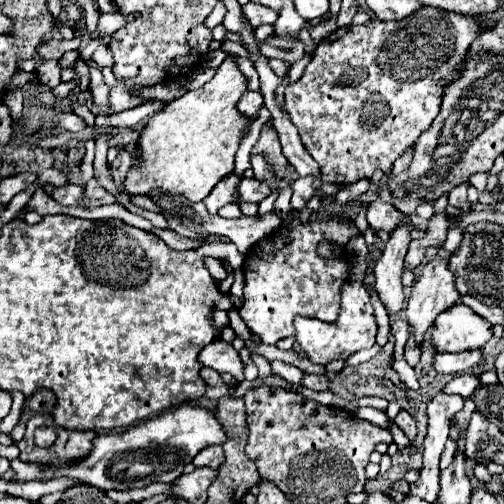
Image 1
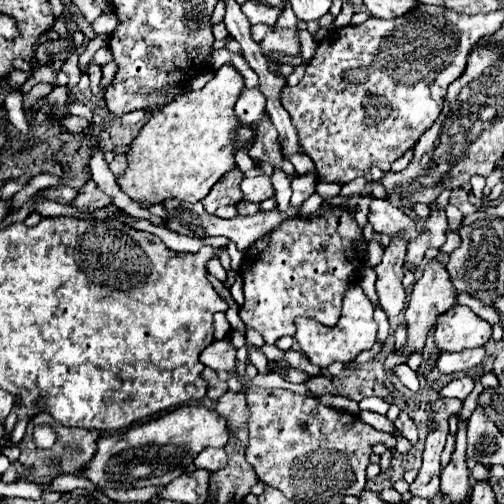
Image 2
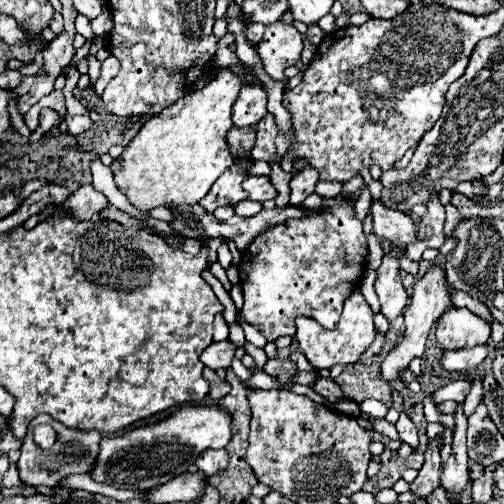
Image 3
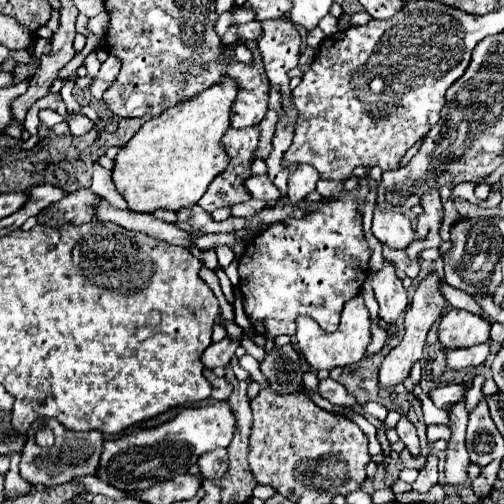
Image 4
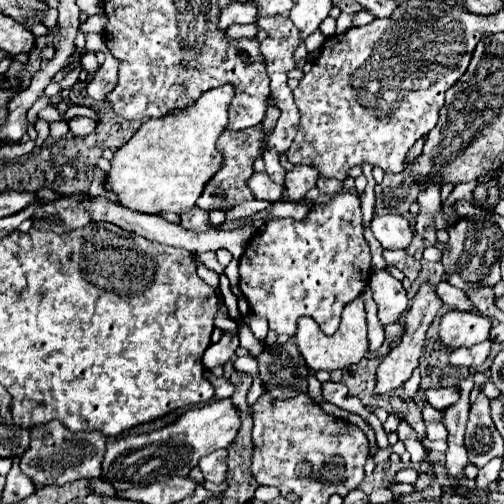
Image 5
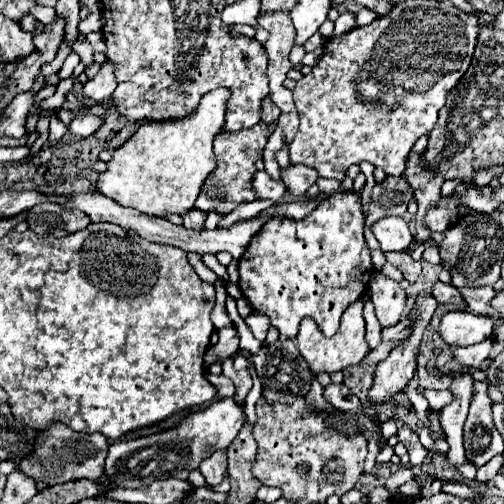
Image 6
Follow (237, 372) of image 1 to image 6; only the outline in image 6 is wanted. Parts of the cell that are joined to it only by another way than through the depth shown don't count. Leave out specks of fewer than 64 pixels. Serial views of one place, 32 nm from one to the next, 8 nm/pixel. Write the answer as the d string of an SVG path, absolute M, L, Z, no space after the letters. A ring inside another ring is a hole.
M234 326L220 328L218 330L218 342L212 348L208 348L204 362L210 366L214 362L222 362L228 356L234 356L238 350L238 342L240 342L240 336L238 336Z

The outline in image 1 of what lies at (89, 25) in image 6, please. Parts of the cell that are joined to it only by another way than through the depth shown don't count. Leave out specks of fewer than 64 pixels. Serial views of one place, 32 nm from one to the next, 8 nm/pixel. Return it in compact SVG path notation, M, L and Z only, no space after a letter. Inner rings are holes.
M120 12L102 14L98 24L96 24L96 32L112 36L112 32L116 32L116 28L120 28L120 24L124 24L124 16L120 16Z

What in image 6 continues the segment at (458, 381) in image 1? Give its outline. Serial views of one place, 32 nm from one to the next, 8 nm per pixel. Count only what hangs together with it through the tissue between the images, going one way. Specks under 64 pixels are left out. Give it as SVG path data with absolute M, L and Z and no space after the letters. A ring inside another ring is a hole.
M422 390L422 396L428 400L428 404L430 404L430 408L444 408L444 404L452 398L452 396L448 396L448 392L446 390L442 390L442 392L436 392L436 390Z

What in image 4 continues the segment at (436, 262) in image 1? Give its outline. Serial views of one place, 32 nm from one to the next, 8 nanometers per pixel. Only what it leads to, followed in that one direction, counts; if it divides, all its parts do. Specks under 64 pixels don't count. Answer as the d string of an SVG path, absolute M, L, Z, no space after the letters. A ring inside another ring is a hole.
M432 274L432 276L428 276L426 280L418 282L418 288L416 288L416 294L414 294L414 298L412 298L412 304L410 304L410 308L408 308L406 314L404 314L404 320L406 320L404 338L402 338L402 342L400 342L396 348L392 348L392 350L388 352L388 356L386 356L384 362L380 364L380 370L378 370L378 380L380 380L378 386L380 386L380 388L388 390L388 388L392 388L392 386L404 382L404 380L410 376L412 366L422 358L422 348L424 348L426 334L428 334L430 326L440 318L440 314L442 314L444 308L446 308L446 300L444 300L444 296L440 294L440 280L436 278L436 274Z

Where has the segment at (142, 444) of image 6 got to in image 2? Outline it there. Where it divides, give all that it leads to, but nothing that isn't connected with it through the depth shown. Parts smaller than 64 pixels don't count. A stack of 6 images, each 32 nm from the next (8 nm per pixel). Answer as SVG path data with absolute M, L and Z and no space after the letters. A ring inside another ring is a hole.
M180 406L166 416L132 426L124 434L102 436L98 444L98 452L92 458L92 464L78 472L86 476L98 486L110 488L140 488L140 486L164 486L180 476L186 466L194 462L194 458L208 446L222 448L228 442L228 426L226 418L216 410L206 406Z

